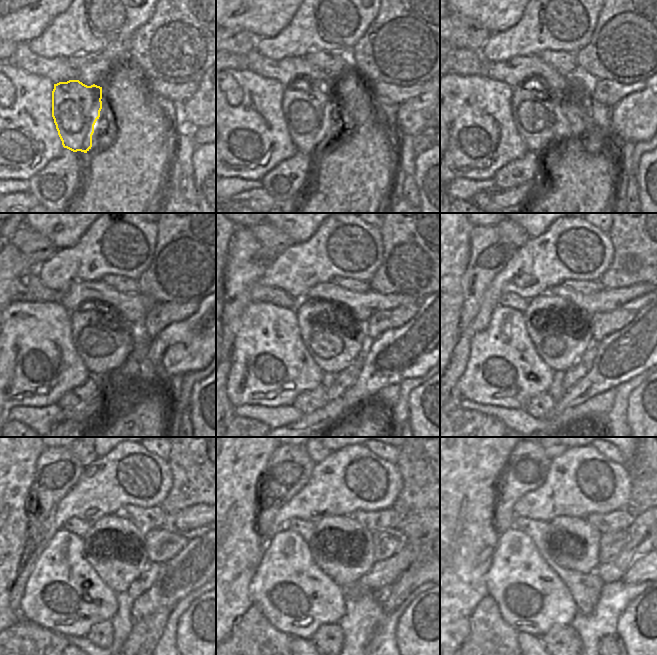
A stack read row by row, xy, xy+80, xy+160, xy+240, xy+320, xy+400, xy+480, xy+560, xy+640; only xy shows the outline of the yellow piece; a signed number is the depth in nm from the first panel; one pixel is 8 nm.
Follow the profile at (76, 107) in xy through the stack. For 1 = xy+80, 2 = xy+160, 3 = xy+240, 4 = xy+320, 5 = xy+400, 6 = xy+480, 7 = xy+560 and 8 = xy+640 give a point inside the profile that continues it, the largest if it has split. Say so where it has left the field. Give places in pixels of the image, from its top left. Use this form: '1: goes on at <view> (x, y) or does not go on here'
1: goes on at xy+80 (312, 112)
2: goes on at xy+160 (538, 113)
3: goes on at xy+240 (103, 347)
4: goes on at xy+320 (333, 347)
5: goes on at xy+400 (560, 331)
6: goes on at xy+480 (115, 547)
7: goes on at xy+560 (342, 548)
8: goes on at xy+640 (573, 543)

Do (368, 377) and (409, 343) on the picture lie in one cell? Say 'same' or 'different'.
same

